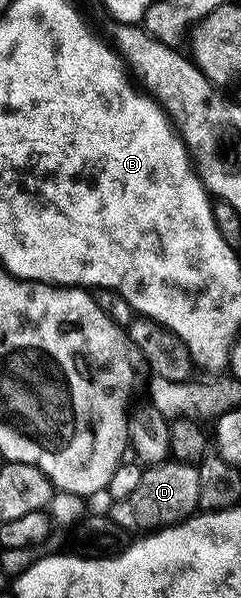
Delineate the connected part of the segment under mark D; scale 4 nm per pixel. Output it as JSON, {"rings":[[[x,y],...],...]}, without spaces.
{"rings":[[[167,461],[147,466],[140,477],[140,485],[136,485],[128,497],[115,499],[109,505],[110,520],[120,525],[128,533],[149,533],[159,527],[171,527],[183,523],[199,510],[200,477],[198,467],[193,463]]]}

